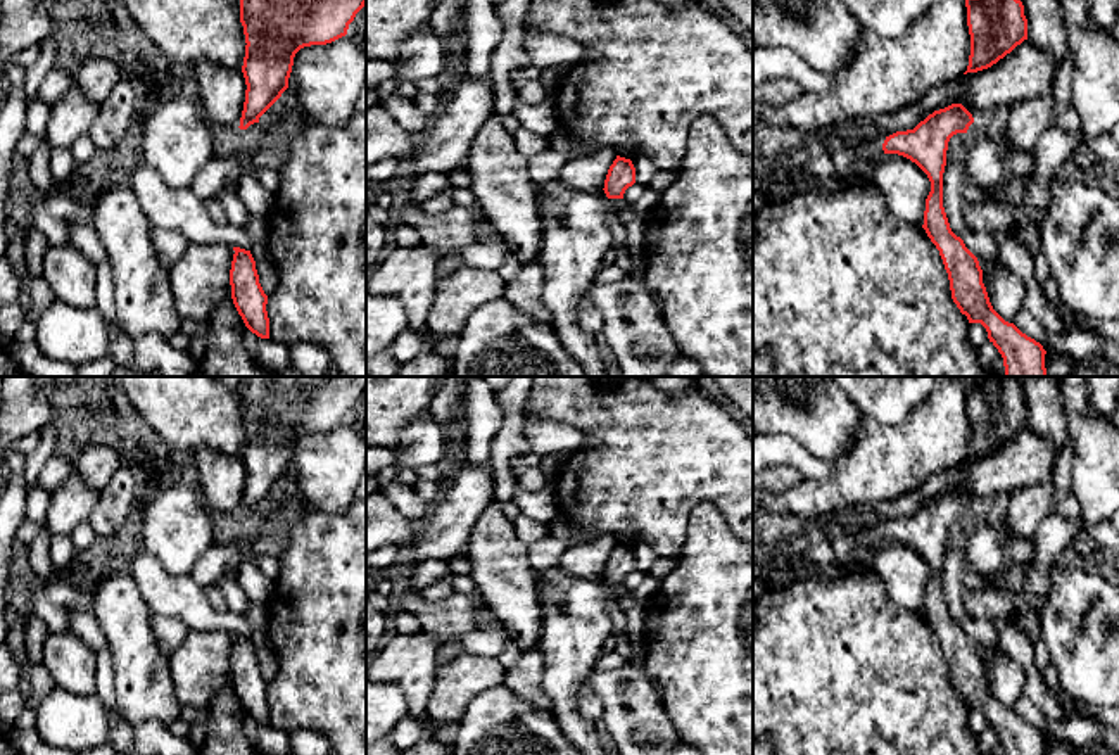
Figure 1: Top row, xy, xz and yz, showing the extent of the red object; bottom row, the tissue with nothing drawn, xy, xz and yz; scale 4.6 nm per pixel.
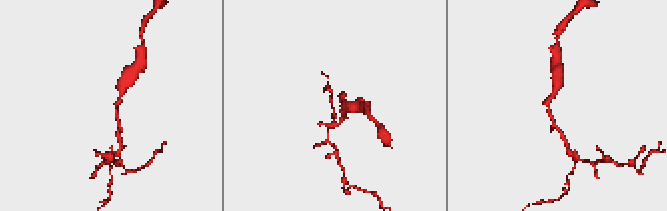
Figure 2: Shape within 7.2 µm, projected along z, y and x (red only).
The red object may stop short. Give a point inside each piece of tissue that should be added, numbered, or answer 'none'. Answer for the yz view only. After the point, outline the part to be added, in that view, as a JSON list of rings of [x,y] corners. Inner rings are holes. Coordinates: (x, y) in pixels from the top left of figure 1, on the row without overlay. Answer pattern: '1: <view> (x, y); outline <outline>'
none

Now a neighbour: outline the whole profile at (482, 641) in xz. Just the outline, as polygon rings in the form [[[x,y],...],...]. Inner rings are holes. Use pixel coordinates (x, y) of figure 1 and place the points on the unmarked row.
[[[496,625],[492,629],[477,629],[473,632],[458,636],[458,638],[435,638],[432,636],[433,641],[437,643],[437,646],[456,639],[461,646],[463,653],[471,653],[477,657],[494,657],[497,658],[499,653],[509,644],[513,643],[509,634]]]

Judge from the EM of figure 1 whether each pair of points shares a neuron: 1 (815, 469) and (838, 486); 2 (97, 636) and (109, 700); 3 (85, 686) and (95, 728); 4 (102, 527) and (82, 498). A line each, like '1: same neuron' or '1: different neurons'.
1: different neurons
2: same neuron
3: different neurons
4: different neurons

